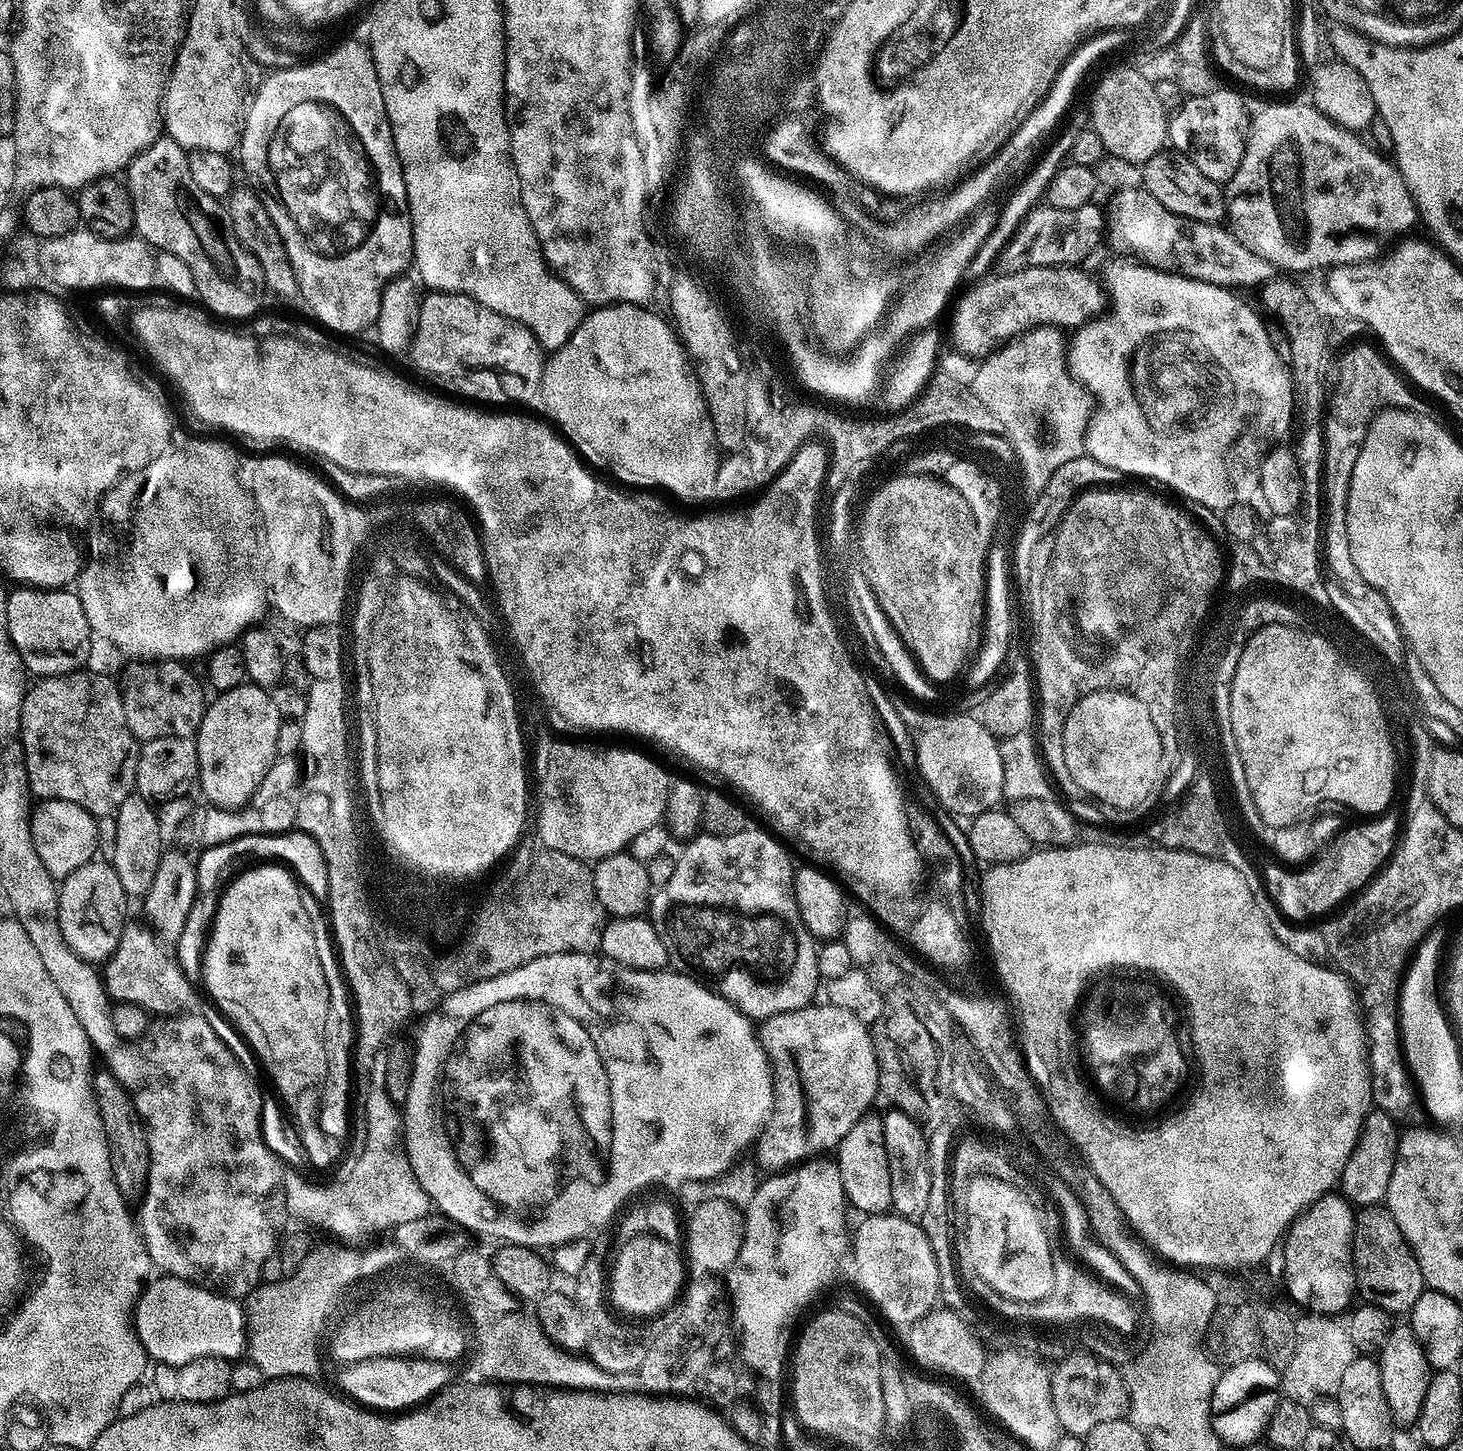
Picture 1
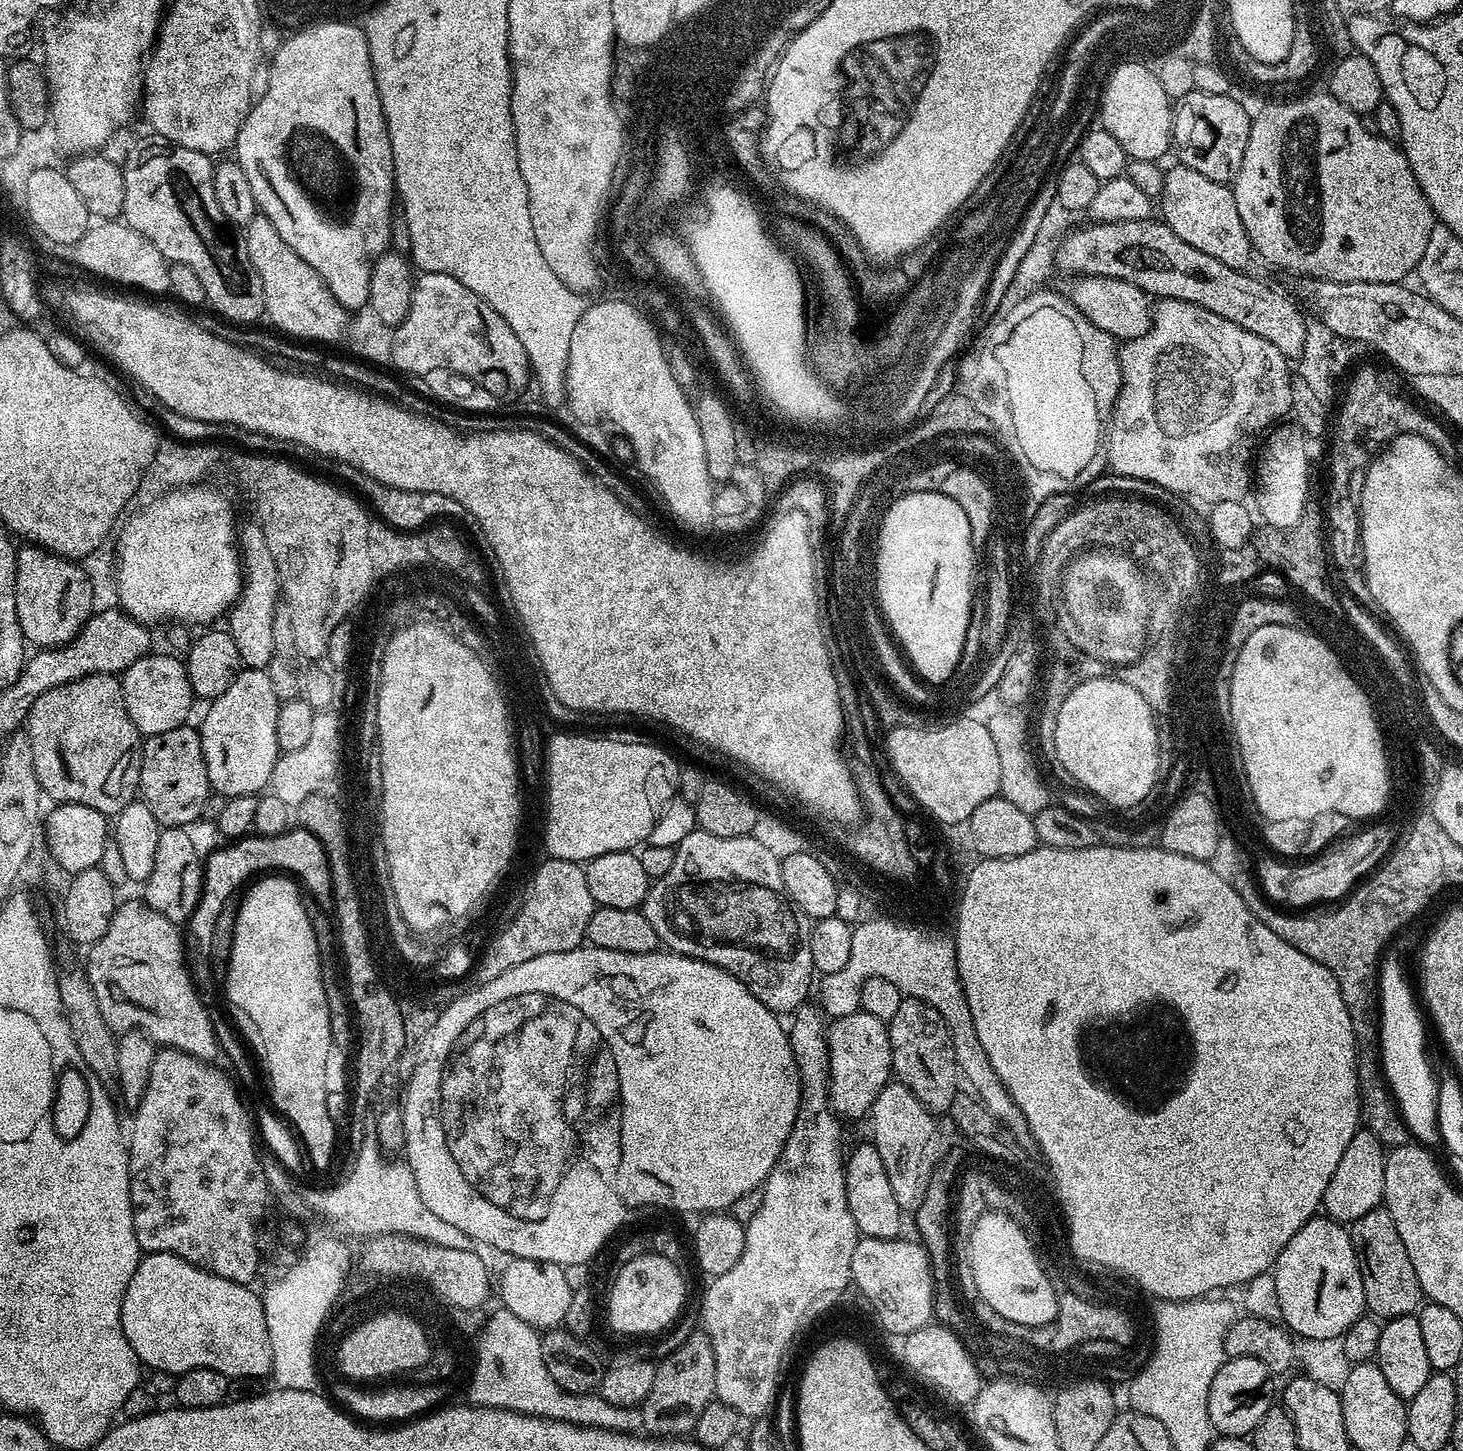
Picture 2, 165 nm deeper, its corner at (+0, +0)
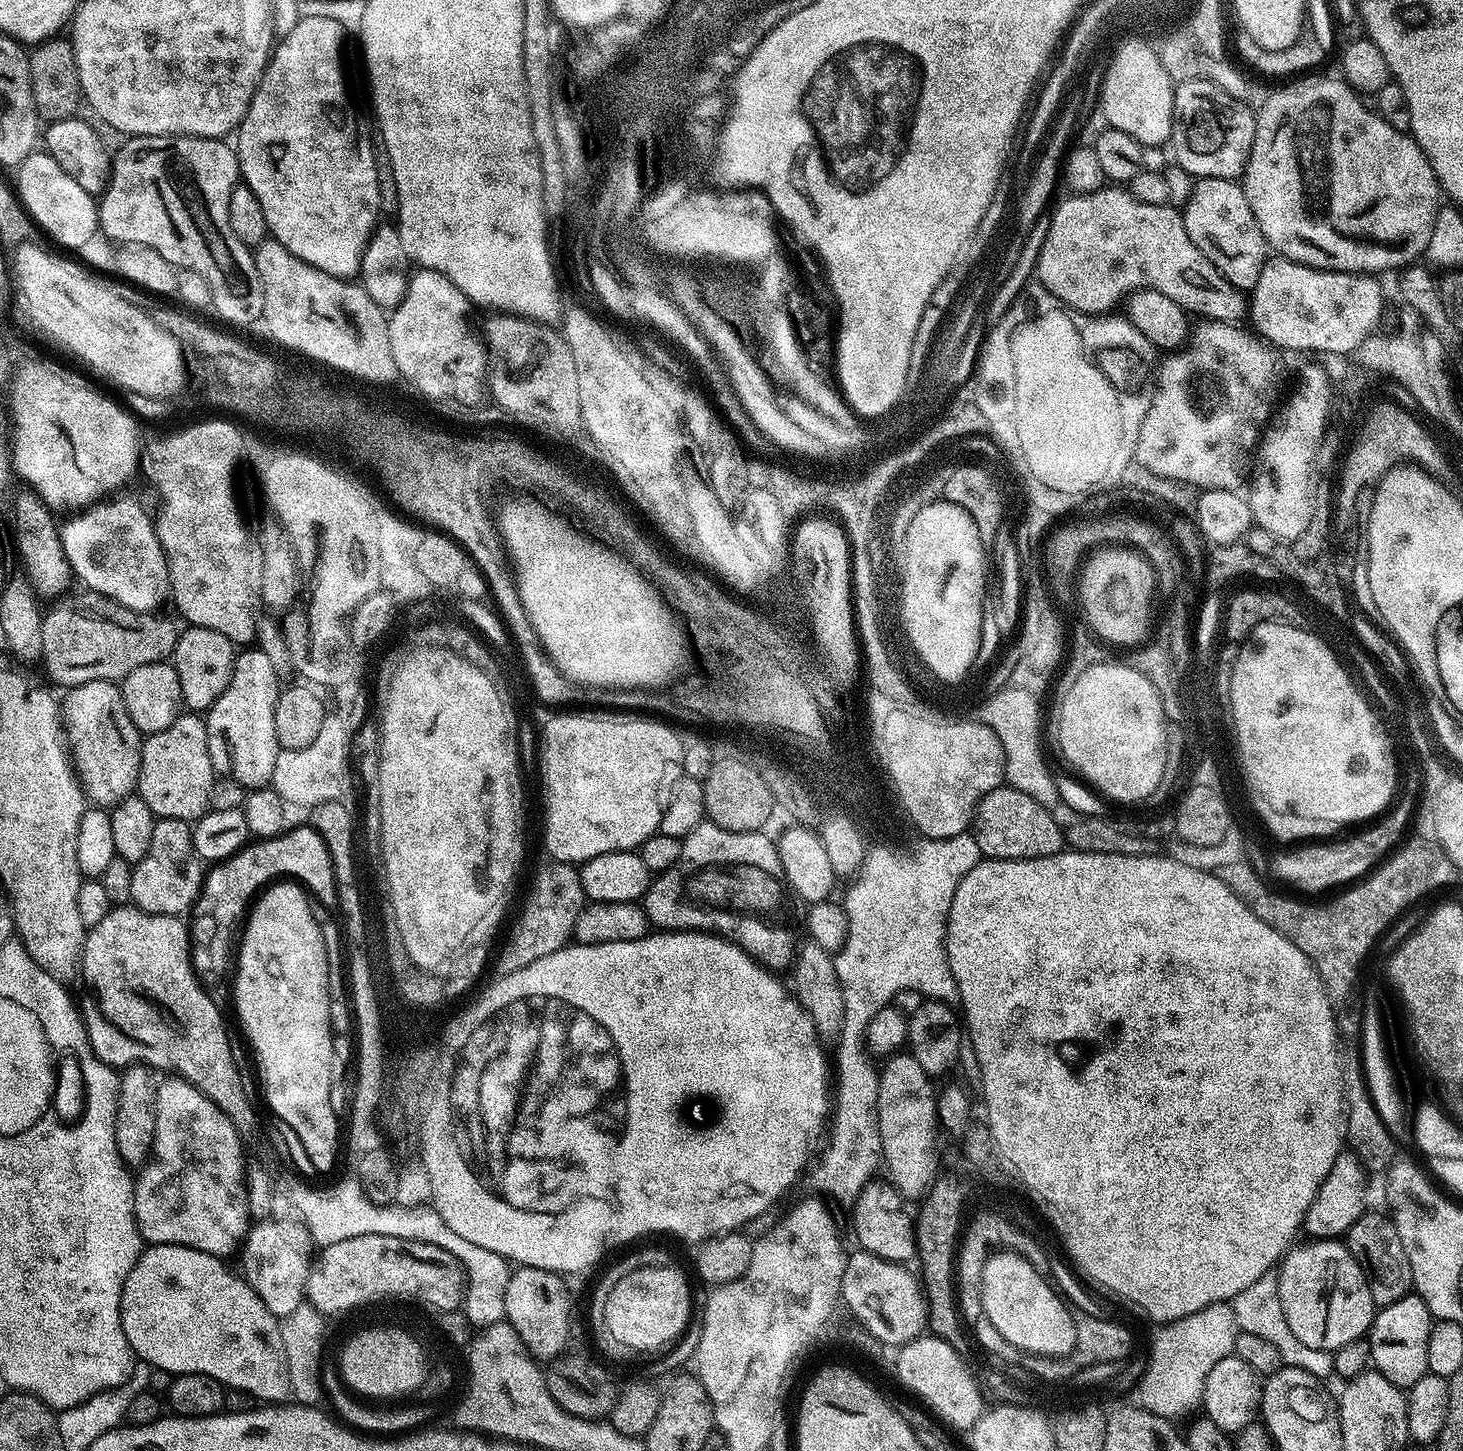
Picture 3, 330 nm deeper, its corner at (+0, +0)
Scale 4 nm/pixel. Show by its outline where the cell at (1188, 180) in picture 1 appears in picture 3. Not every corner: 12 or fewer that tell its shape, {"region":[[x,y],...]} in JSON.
{"region":[[1197,179],[1190,242],[1250,290],[1270,249],[1236,180]]}

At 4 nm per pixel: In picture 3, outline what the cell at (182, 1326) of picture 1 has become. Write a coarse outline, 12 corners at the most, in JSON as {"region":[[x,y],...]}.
{"region":[[149,1245],[123,1284],[137,1359],[266,1404],[279,1317],[221,1257]]}

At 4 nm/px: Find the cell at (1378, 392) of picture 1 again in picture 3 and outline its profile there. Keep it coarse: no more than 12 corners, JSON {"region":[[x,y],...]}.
{"region":[[1384,408],[1352,444],[1334,504],[1348,532],[1364,491],[1437,441],[1408,412]]}

